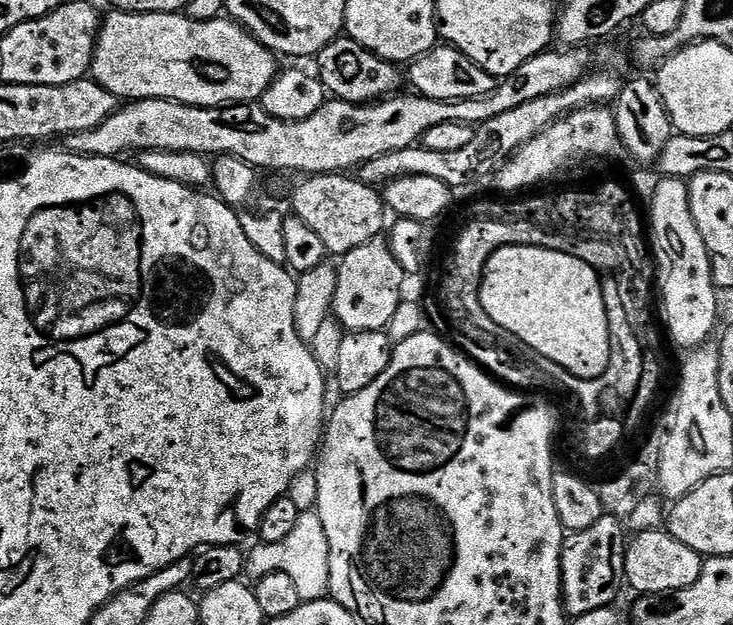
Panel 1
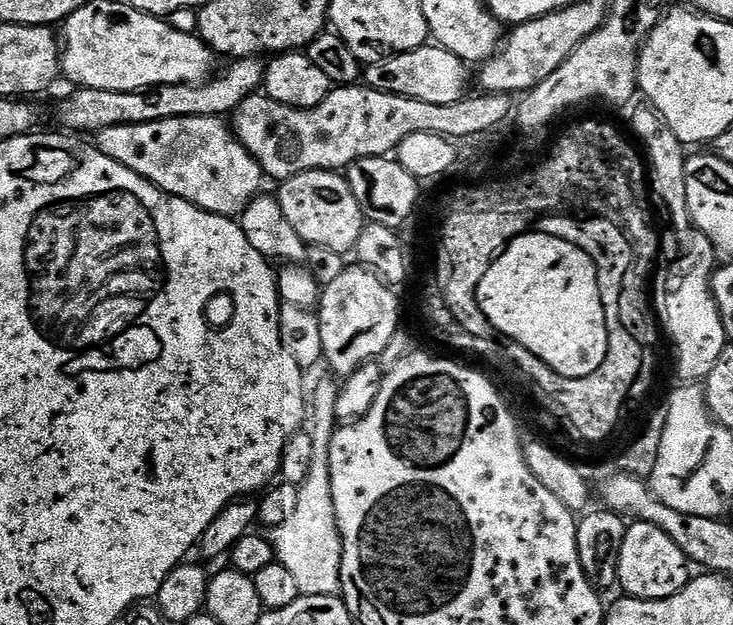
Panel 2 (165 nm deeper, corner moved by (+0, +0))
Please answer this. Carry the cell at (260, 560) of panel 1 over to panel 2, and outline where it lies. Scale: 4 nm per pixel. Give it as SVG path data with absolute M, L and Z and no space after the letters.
M335 379L320 380L316 384L316 389L310 392L310 415L306 424L312 433L314 442L314 459L310 462L310 474L299 485L298 510L287 522L282 522L282 526L271 529L270 539L272 548L276 551L276 560L286 570L290 570L291 576L298 581L298 590L301 596L335 596L340 590L340 567L342 566L342 538L338 530L338 522L334 514L334 498L332 497L332 487L330 486L330 458L328 457L328 447L330 438L335 434L338 421L336 418L336 403L340 393L340 384Z

